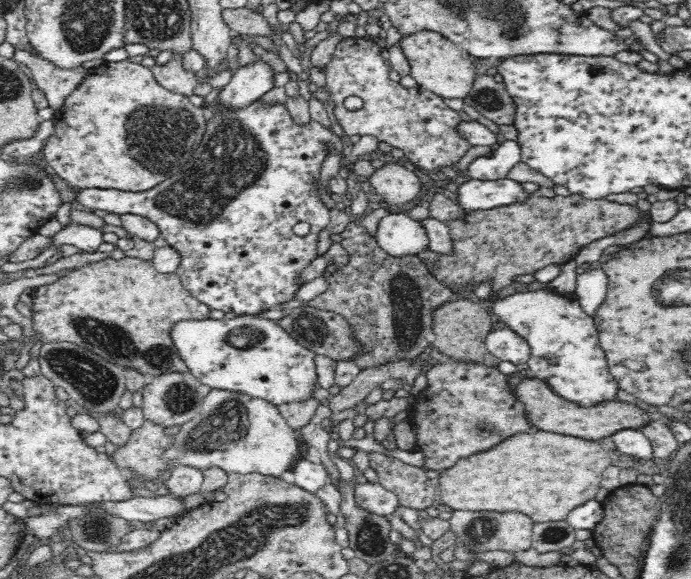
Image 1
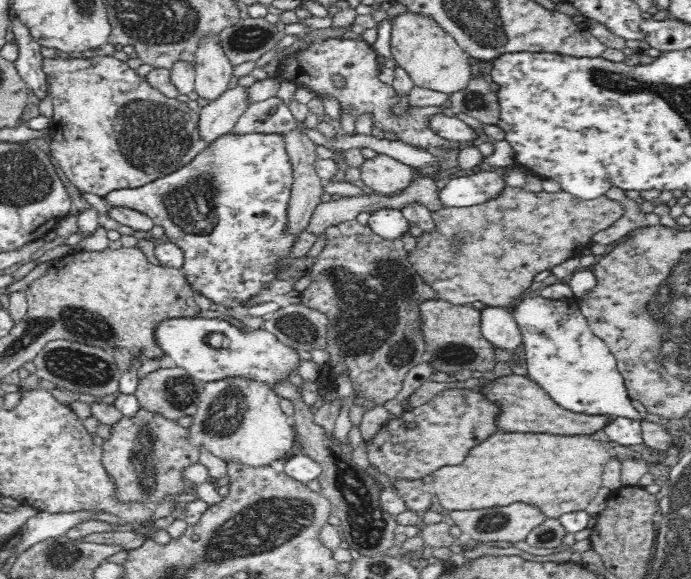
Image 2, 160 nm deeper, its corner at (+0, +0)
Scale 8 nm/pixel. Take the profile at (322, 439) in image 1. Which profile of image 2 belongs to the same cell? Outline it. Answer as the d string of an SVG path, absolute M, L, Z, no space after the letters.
M356 219L328 226L324 230L325 244L322 251L312 258L312 266L306 272L310 283L302 292L300 304L324 313L328 320L326 347L330 359L321 365L316 380L303 380L300 392L311 408L319 404L320 391L335 390L336 380L343 373L348 375L358 398L372 402L374 407L394 401L402 390L402 382L411 368L424 361L424 339L419 320L419 307L426 300L439 299L438 294L424 282L408 261L408 252L414 250L415 238L409 232L394 240L386 240L374 233L369 225L361 225Z

